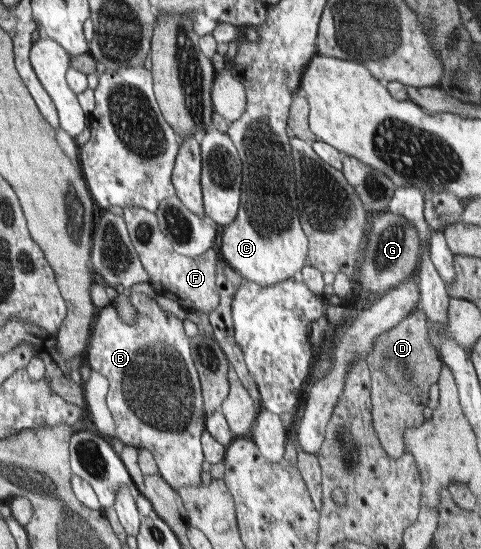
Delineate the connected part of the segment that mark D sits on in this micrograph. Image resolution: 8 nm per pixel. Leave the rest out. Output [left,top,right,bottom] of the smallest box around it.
[366,310,444,459]

